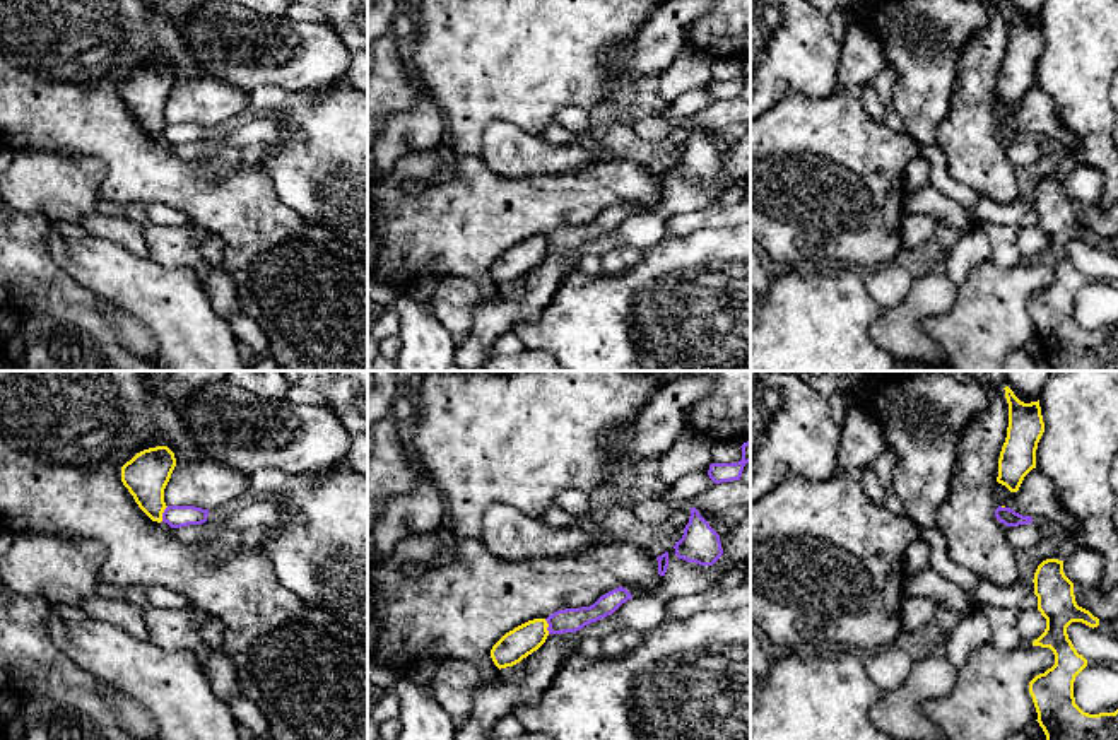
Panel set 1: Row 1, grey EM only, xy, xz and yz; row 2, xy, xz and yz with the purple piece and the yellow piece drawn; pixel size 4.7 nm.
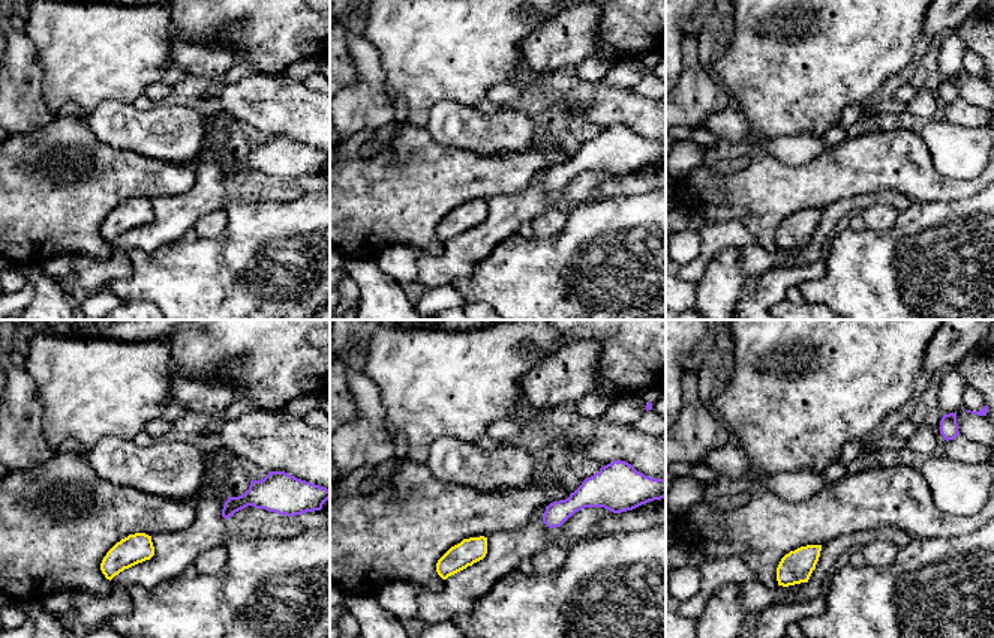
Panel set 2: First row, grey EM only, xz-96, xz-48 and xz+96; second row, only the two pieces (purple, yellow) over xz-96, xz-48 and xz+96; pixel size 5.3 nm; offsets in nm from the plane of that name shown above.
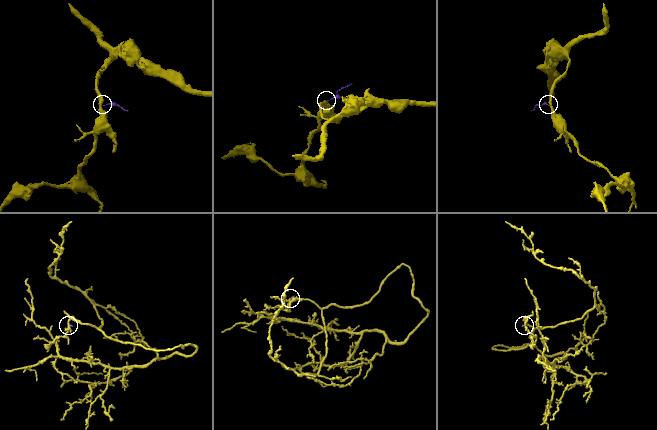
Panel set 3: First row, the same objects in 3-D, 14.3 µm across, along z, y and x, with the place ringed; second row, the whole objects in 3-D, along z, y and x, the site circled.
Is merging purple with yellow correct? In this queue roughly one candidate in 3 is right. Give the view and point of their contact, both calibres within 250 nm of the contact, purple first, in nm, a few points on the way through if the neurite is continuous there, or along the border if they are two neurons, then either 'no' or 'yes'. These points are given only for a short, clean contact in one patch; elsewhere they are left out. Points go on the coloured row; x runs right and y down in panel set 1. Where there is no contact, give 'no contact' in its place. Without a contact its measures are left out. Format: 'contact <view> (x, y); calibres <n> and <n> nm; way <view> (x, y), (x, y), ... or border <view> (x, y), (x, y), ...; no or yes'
contact xy (163, 513); calibres 110 and 220 nm; border xy (168, 506), (161, 520); no

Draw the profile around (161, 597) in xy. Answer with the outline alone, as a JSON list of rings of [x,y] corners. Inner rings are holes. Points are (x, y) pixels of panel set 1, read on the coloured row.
[[[161,584],[147,586],[147,598],[149,605],[157,608],[183,608],[190,605],[190,602],[181,593]]]

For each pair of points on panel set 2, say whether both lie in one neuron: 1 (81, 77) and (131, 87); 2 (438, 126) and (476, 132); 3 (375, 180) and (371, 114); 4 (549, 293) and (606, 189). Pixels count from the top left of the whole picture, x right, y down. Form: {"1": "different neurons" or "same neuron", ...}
{"1": "same neuron", "2": "same neuron", "3": "different neurons", "4": "different neurons"}

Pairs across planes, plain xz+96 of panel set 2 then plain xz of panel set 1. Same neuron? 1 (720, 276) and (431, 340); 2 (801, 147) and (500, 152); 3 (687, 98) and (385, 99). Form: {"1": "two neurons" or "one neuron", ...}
{"1": "one neuron", "2": "one neuron", "3": "one neuron"}

